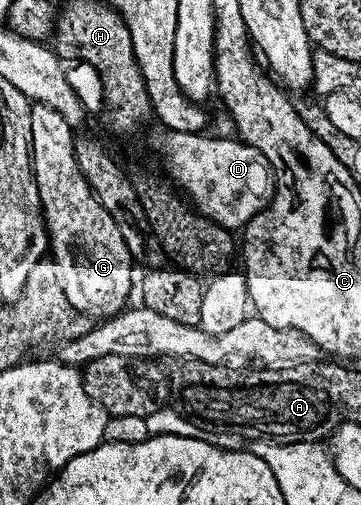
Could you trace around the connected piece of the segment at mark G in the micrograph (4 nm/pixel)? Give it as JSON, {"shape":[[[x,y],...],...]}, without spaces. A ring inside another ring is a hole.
{"shape":[[[31,104],[30,118],[30,156],[34,170],[34,185],[38,189],[38,204],[48,230],[48,249],[60,275],[60,287],[64,287],[64,295],[68,295],[68,303],[72,303],[76,311],[95,319],[115,317],[131,304],[130,292],[133,294],[136,289],[134,261],[130,258],[133,257],[132,251],[126,246],[120,227],[114,222],[112,215],[104,211],[76,163],[75,130],[59,111],[46,105]]]}

